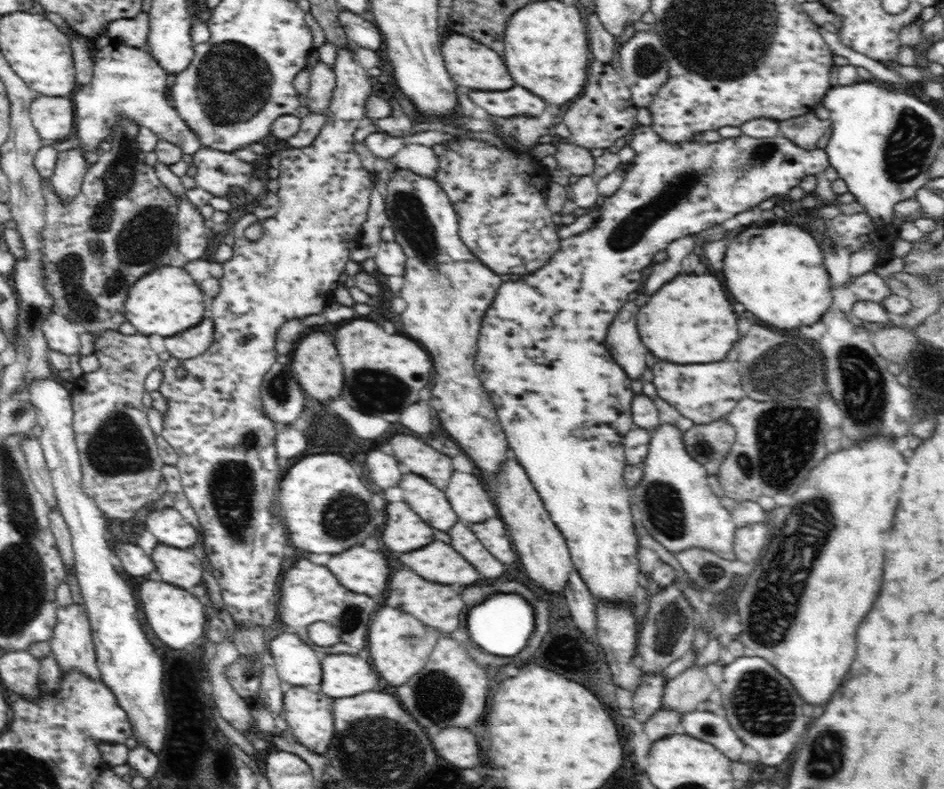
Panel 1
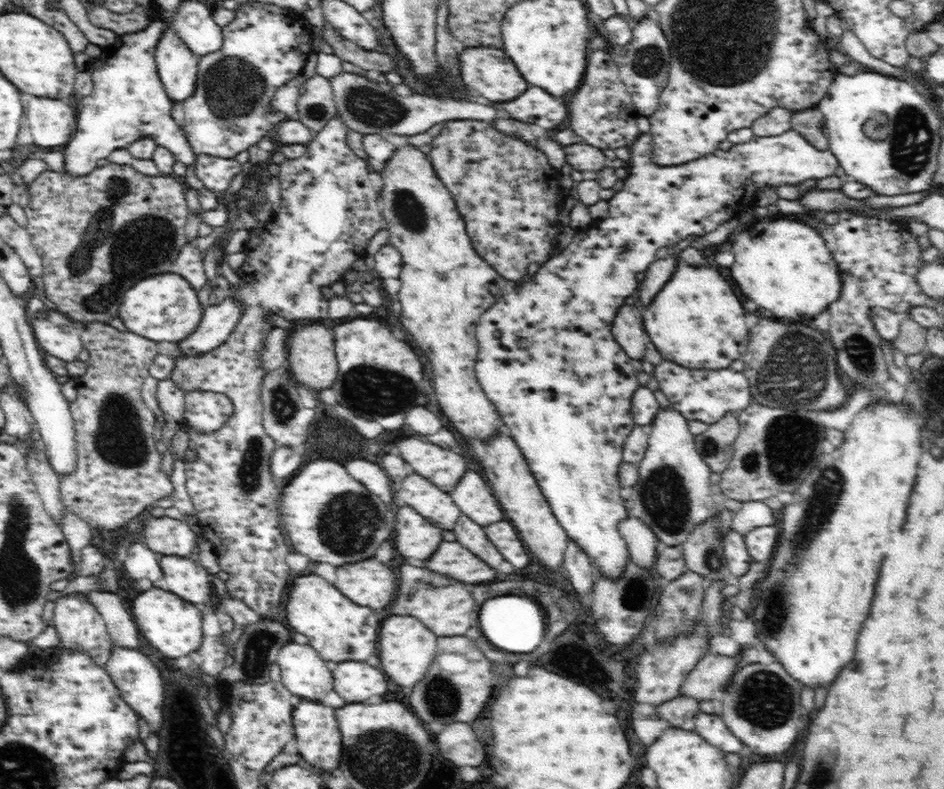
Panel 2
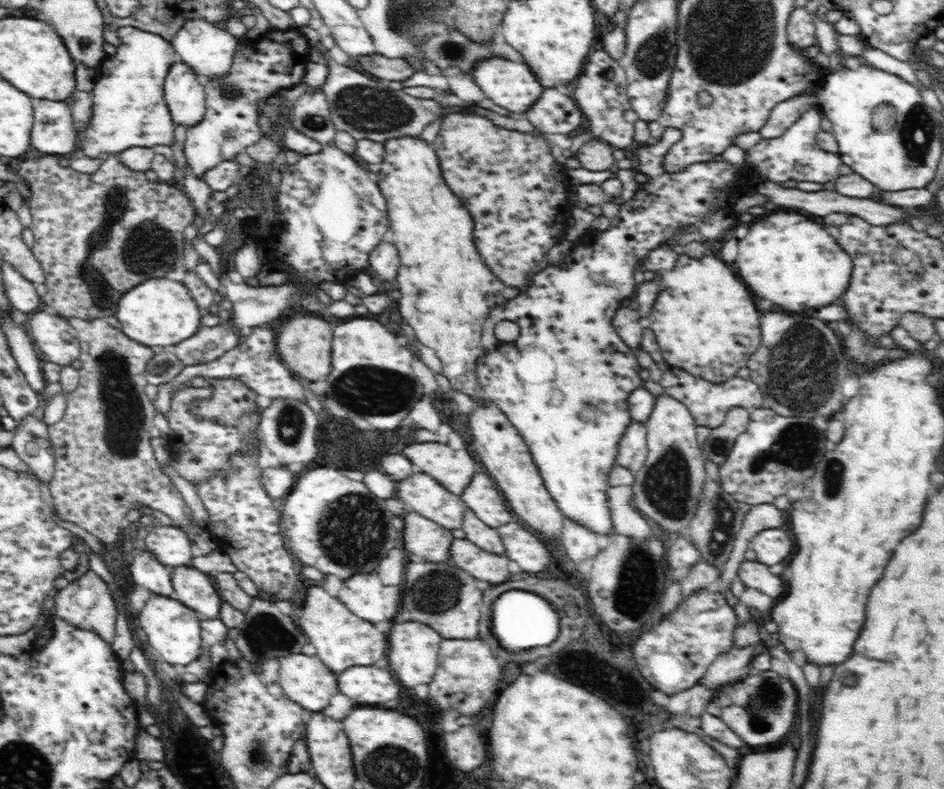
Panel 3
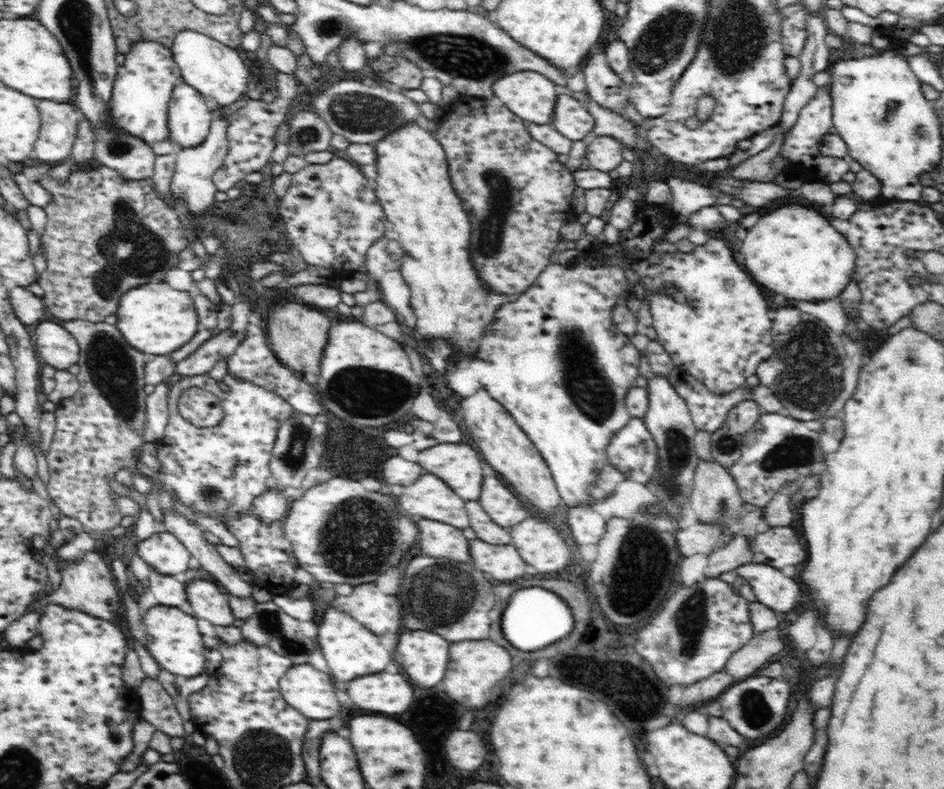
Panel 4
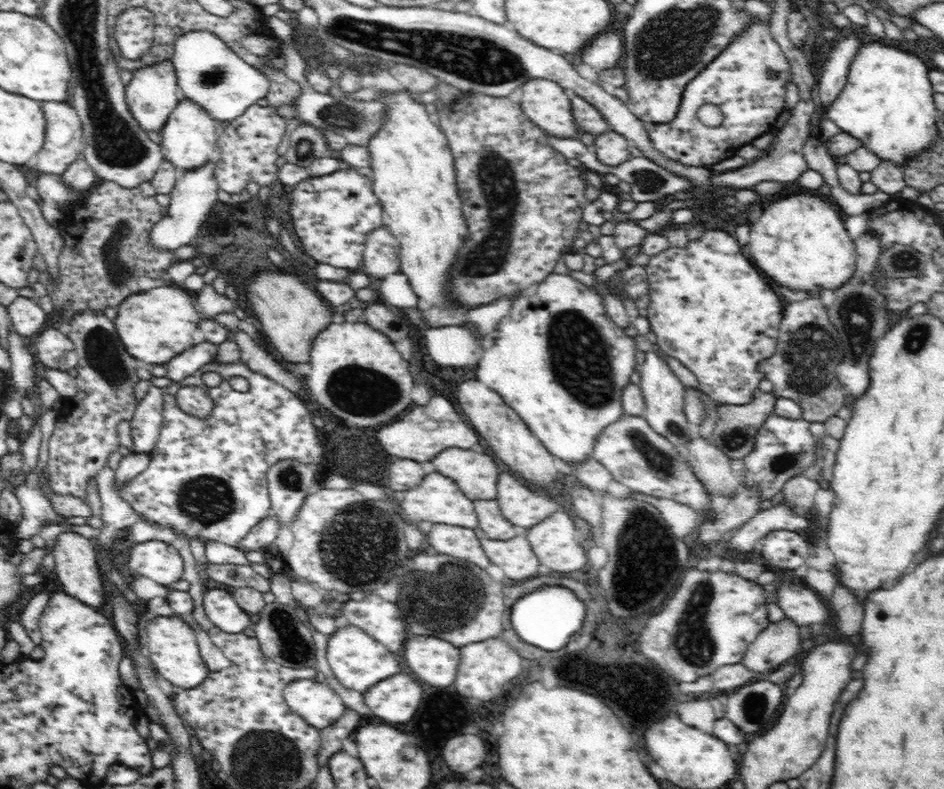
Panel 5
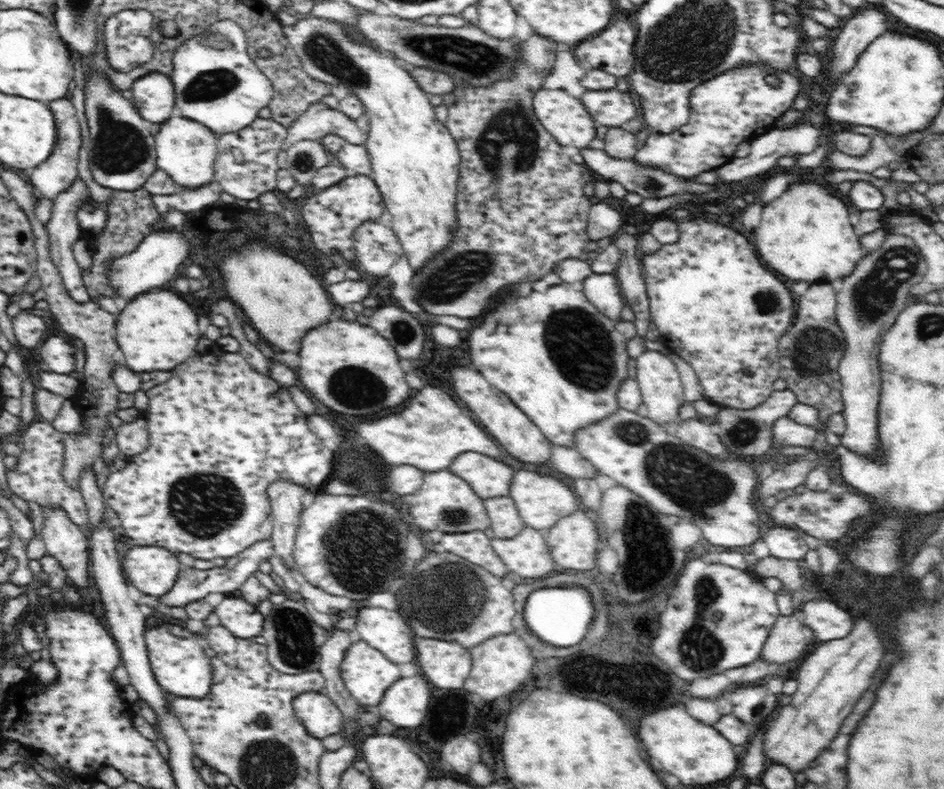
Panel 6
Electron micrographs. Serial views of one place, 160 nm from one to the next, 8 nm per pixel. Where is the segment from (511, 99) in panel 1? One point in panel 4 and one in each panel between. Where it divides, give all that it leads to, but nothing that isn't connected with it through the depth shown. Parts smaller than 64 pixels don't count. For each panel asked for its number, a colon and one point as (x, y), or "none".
2: (535, 106)
3: (553, 113)
4: (572, 119)

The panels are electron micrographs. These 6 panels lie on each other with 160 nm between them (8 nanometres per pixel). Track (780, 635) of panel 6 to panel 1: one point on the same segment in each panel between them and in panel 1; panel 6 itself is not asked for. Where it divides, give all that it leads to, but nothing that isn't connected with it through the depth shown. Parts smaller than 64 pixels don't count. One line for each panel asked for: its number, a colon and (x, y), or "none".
1: (686, 693)
2: (707, 680)
3: (729, 667)
4: (744, 663)
5: (780, 641)

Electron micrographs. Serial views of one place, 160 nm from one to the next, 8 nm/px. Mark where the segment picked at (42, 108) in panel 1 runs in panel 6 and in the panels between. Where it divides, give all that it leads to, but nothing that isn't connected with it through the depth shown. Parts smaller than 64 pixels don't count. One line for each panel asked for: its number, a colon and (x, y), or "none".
2: (52, 122)
3: (53, 132)
4: (59, 127)
5: (63, 138)
6: (56, 174)

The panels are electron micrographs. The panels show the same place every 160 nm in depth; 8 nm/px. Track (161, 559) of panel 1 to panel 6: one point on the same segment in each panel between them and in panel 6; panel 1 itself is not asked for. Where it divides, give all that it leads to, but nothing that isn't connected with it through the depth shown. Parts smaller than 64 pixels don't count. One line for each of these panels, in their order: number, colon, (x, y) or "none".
2: (183, 576)
3: (195, 589)
4: (207, 602)
5: (222, 610)
6: (240, 617)

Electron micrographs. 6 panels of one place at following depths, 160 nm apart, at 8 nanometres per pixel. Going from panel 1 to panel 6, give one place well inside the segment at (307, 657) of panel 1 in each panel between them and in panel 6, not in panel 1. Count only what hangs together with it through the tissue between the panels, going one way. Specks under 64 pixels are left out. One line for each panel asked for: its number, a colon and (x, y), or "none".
2: (303, 672)
3: (305, 679)
4: (307, 689)
5: (315, 701)
6: (319, 714)

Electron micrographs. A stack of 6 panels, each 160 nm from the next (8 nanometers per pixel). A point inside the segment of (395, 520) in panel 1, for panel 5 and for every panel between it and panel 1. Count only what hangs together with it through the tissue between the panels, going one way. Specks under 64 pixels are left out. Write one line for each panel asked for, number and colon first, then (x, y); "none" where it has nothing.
2: (415, 538)
3: (423, 538)
4: (437, 539)
5: (456, 541)

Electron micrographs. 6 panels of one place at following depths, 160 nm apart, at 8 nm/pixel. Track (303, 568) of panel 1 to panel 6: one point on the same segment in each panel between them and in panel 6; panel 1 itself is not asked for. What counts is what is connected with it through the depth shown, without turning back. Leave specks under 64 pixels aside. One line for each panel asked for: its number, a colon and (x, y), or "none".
2: (339, 630)
3: (342, 640)
4: (351, 650)
5: (359, 661)
6: (367, 674)

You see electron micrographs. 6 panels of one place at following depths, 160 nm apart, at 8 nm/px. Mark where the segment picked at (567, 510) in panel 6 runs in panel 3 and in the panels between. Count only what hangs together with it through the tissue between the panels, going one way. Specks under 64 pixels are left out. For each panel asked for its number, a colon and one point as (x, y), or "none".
3: (481, 496)
4: (503, 508)
5: (522, 507)

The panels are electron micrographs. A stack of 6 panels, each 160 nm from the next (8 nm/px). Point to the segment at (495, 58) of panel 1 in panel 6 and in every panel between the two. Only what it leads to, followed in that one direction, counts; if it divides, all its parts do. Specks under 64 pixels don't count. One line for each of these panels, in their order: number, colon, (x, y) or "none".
2: (487, 72)
3: (511, 85)
4: (531, 96)
5: (543, 102)
6: (565, 117)

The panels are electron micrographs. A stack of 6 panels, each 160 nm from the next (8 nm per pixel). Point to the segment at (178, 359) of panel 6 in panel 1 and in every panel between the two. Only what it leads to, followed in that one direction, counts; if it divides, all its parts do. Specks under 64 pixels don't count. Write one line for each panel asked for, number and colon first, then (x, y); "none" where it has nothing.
1: (167, 301)
2: (165, 308)
3: (161, 312)
4: (155, 318)
5: (155, 325)

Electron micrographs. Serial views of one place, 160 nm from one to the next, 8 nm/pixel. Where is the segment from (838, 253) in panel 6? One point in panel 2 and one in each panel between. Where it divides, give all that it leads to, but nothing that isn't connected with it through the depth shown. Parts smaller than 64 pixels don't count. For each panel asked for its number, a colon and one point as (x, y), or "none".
2: (784, 266)
3: (786, 258)
4: (794, 251)
5: (800, 242)

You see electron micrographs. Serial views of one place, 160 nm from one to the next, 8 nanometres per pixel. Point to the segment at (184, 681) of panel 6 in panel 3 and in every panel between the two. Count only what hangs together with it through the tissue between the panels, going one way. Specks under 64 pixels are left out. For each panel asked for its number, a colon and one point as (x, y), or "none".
3: (173, 630)
4: (173, 638)
5: (171, 646)

